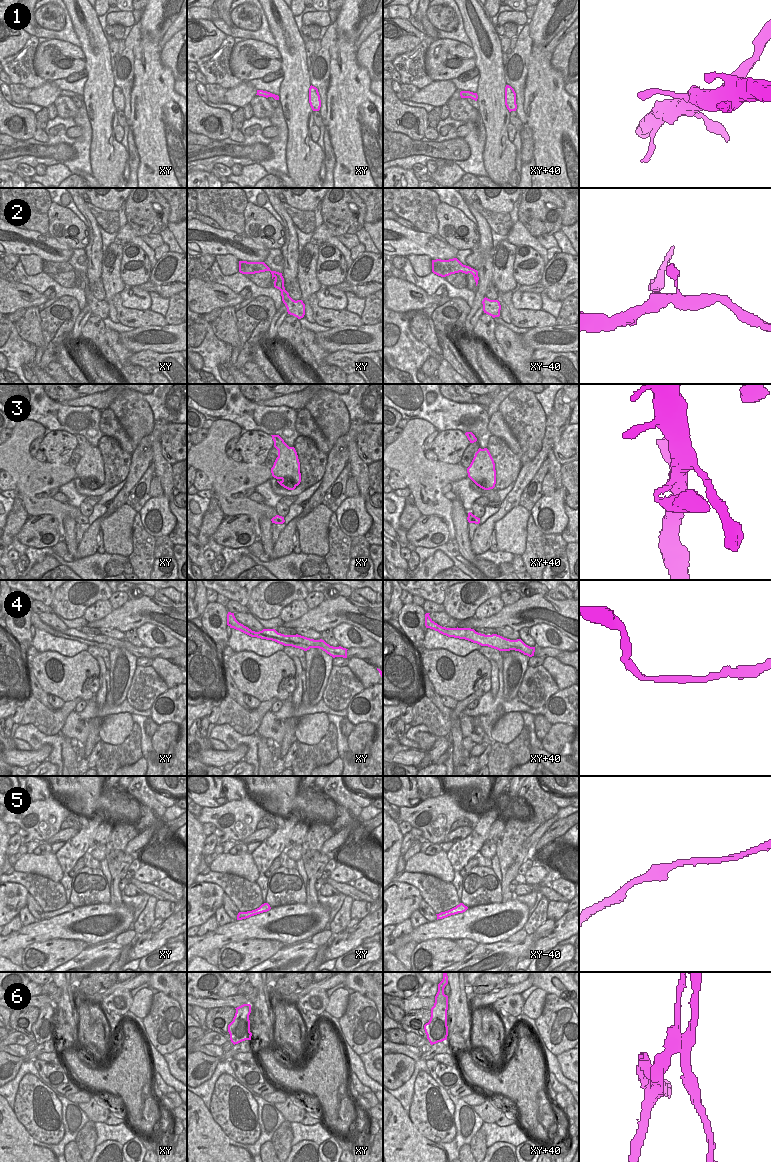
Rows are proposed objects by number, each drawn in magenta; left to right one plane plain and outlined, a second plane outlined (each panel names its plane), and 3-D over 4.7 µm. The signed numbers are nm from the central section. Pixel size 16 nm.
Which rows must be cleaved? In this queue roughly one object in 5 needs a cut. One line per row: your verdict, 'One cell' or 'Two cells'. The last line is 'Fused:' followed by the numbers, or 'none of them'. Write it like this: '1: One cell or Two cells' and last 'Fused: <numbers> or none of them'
1: One cell
2: One cell
3: One cell
4: One cell
5: One cell
6: Two cells
Fused: 6

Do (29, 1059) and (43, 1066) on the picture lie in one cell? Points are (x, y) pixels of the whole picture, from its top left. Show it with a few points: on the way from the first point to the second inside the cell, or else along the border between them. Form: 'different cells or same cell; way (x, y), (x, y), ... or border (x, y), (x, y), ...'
different cells; border (36, 1058), (34, 1066), (45, 1082)

